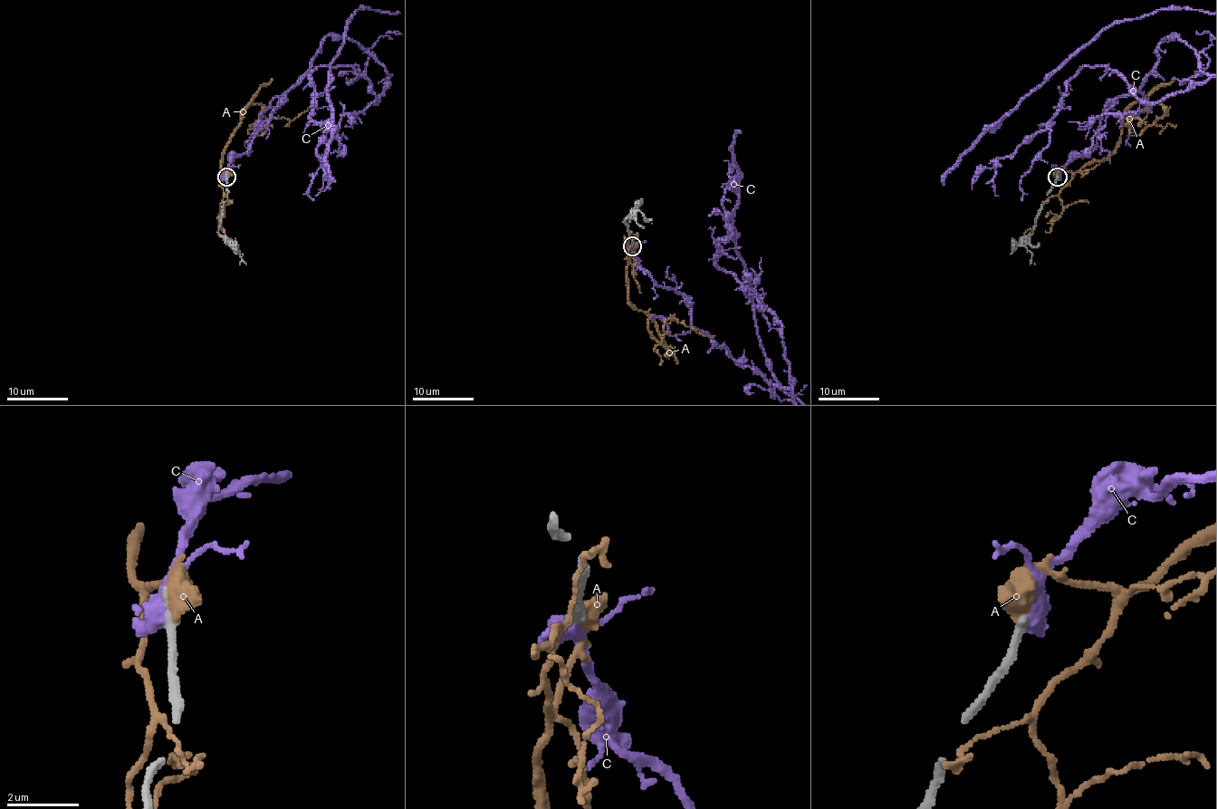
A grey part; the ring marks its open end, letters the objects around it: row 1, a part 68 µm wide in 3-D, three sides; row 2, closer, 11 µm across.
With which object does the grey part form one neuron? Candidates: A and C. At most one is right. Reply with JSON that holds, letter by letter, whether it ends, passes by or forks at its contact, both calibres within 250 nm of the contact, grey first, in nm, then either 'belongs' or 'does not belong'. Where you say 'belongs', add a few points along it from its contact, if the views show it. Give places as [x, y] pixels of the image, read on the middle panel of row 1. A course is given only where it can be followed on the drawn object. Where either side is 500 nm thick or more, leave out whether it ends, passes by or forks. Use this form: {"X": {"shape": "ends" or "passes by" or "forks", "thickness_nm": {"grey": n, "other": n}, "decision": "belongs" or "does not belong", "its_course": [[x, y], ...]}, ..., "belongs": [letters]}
{"A": {"thickness_nm": {"grey": 280, "other": 600}, "decision": "does not belong"}, "C": {"shape": "passes by", "thickness_nm": {"grey": 280, "other": 480}, "decision": "belongs"}, "belongs": ["C"]}

